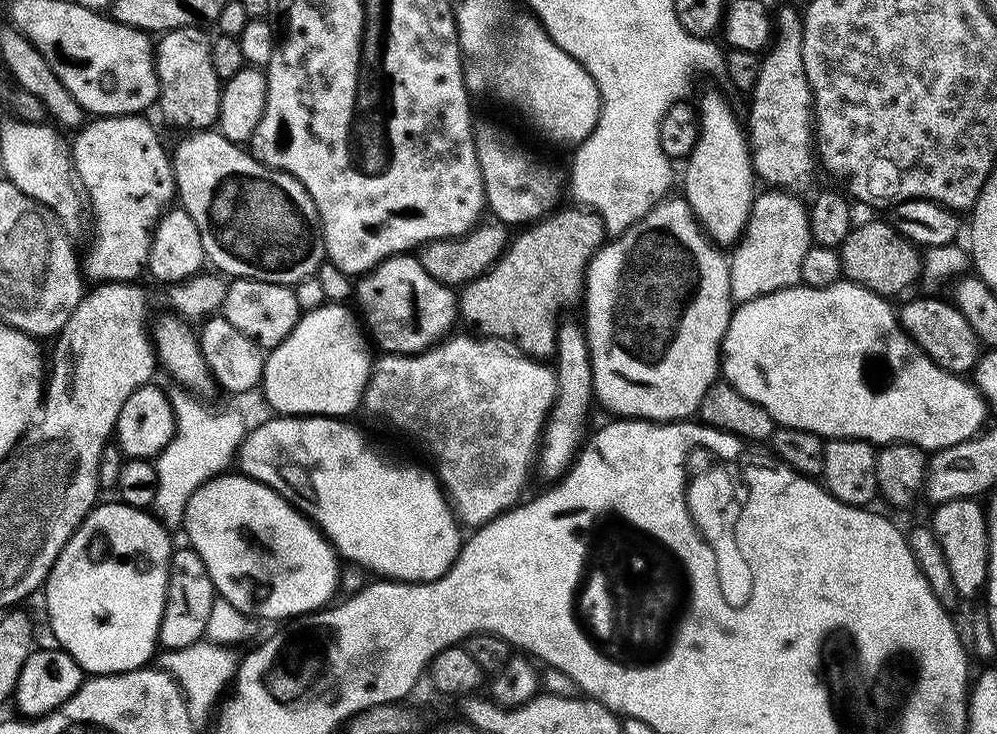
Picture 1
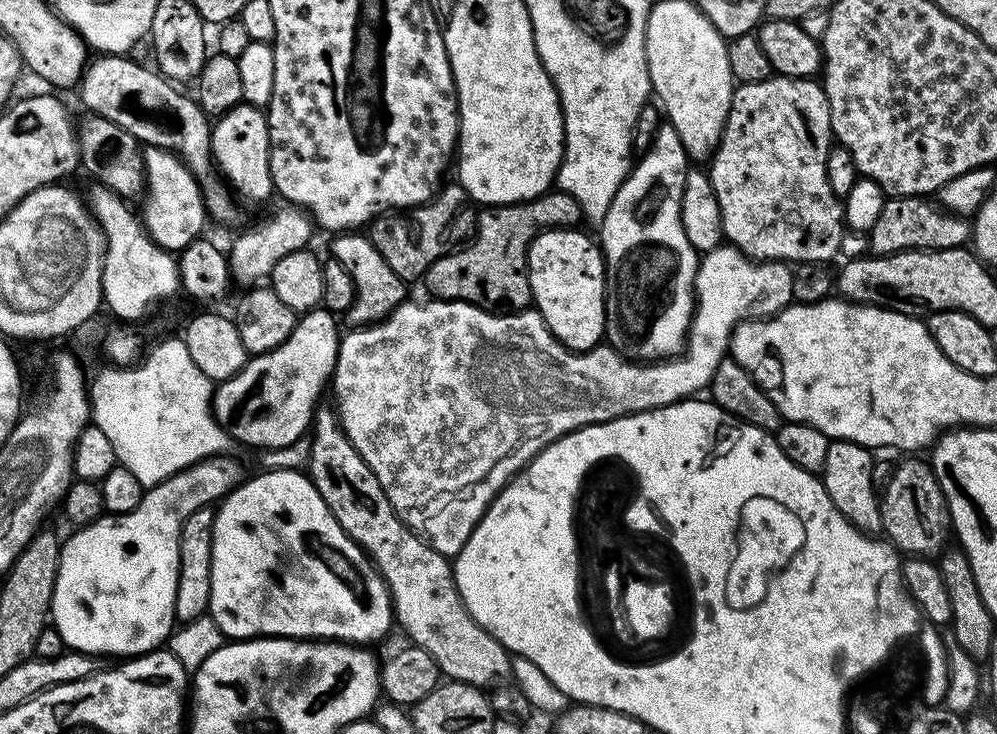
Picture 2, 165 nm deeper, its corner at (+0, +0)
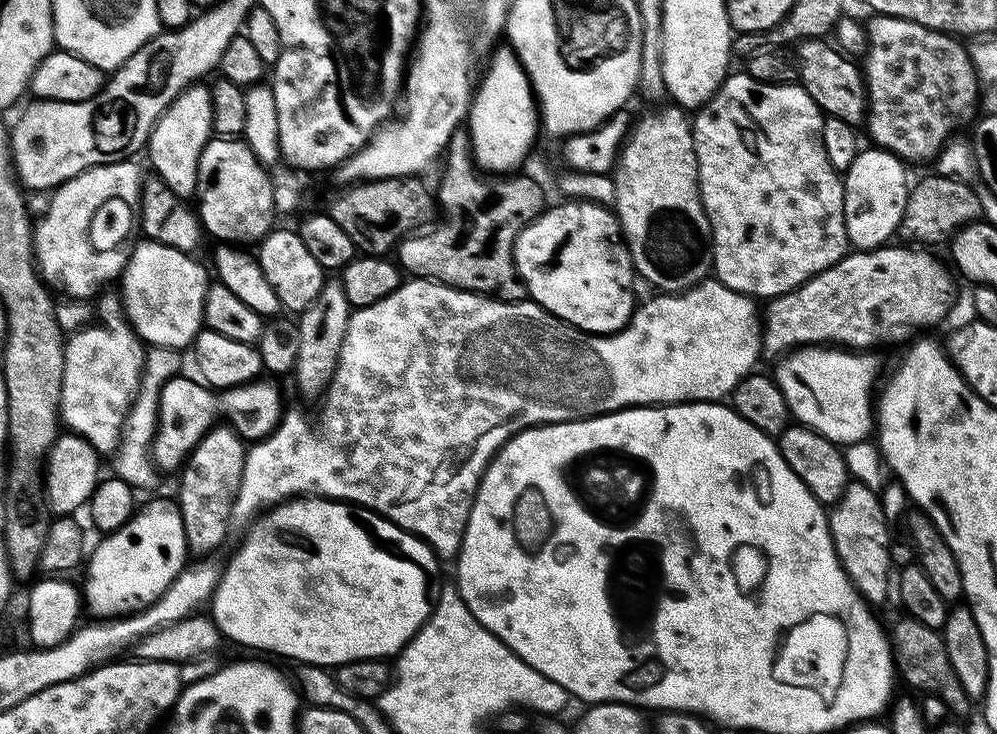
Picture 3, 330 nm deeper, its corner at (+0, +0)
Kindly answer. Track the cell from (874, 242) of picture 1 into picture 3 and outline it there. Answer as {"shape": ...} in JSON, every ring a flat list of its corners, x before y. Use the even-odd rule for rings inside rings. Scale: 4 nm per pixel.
{"shape":[[931,174,924,176,920,181,913,183,908,189,905,212,898,229,899,235,904,235,905,241,916,246,932,246,940,244,956,235,959,228,981,219,980,196,975,192,971,183,964,183,954,177]]}

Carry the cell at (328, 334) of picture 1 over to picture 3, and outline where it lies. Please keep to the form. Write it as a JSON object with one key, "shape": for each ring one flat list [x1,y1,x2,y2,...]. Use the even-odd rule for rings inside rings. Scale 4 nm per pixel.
{"shape":[[177,374,165,382,160,391,160,410,156,418,156,435,152,437,150,455,161,473,175,473,183,465,196,443,223,421,245,442,264,440,280,425,280,392,272,384,240,384,236,388,213,390,199,379]]}

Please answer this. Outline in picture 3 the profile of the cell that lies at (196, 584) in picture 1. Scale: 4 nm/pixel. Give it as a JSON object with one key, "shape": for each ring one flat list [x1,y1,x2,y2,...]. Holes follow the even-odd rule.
{"shape":[[217,426,196,443,179,469,178,507,182,514,184,537,193,557,211,557,208,555,223,546,224,539,228,536,228,528,233,527,232,507,236,501,238,486,242,482,245,455,246,444,240,439,240,435,233,428]]}

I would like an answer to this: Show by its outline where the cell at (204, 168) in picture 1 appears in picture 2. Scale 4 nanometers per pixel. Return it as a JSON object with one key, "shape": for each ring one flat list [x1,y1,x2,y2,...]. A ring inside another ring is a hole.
{"shape":[[124,54,97,55,85,67,84,74,80,77,78,93,80,92,81,102,88,107,89,113,106,118,122,126,122,130,134,134,134,138,139,140,141,145,175,152,200,183,205,213,211,219,213,216,220,224,234,223,240,216,239,210,236,209,234,193,223,179,214,175,209,115,191,95,183,96,176,89,179,87,161,76,155,67,147,68,136,60,127,59,130,58]]}

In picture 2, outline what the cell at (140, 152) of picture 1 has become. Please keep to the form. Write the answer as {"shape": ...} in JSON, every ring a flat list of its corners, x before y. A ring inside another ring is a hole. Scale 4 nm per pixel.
{"shape":[[144,148,144,178,144,231,159,248,179,254,205,235,206,213,200,183,196,181,196,175,185,166,183,160,175,152,168,152,165,148]]}

